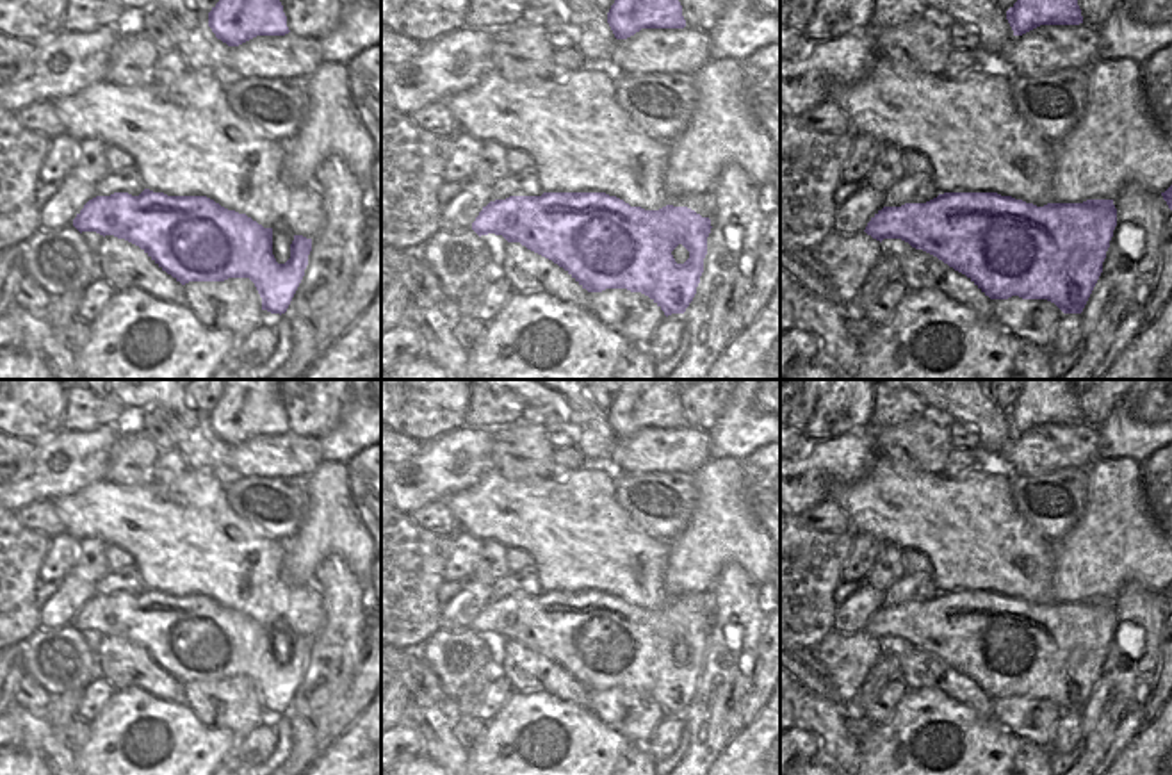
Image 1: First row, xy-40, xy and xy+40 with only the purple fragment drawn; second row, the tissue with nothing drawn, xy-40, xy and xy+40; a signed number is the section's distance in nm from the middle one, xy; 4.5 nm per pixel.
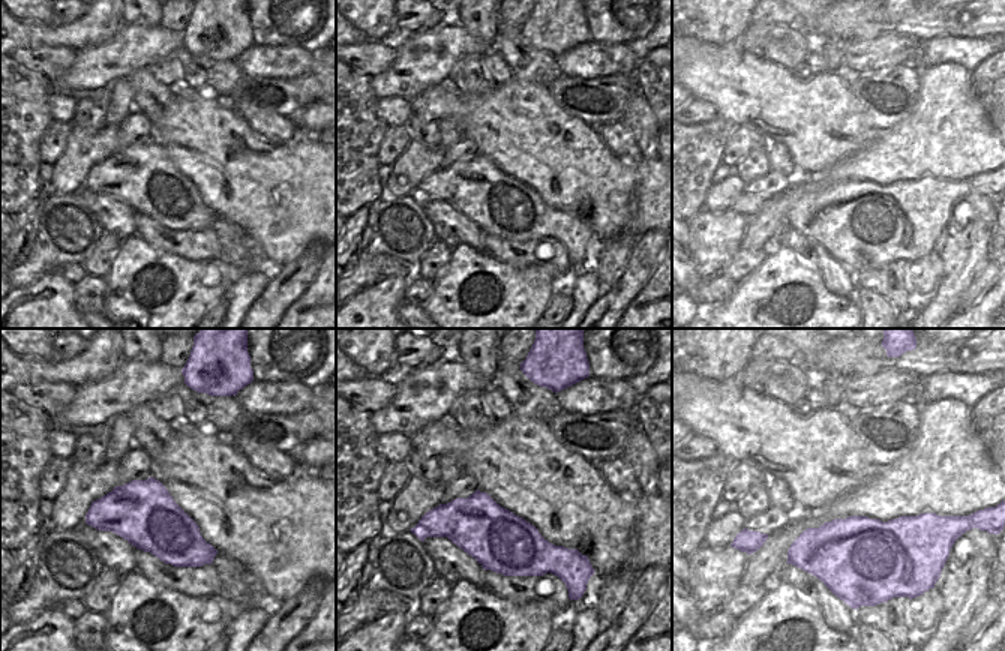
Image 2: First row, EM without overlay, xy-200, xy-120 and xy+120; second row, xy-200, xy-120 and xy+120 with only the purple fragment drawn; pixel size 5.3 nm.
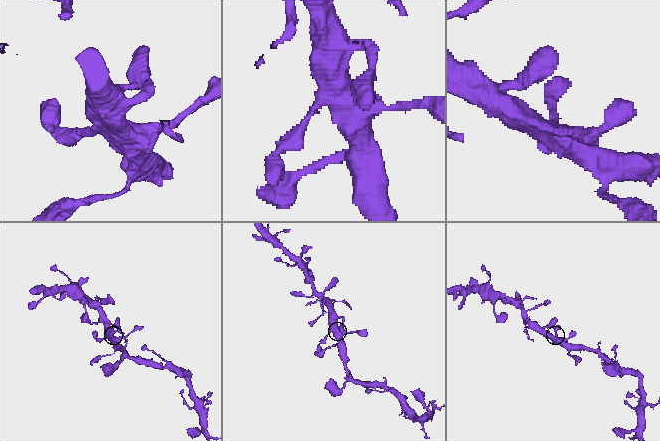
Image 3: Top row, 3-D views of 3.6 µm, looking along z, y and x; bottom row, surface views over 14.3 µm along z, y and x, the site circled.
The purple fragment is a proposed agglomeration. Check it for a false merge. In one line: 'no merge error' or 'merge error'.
no merge error

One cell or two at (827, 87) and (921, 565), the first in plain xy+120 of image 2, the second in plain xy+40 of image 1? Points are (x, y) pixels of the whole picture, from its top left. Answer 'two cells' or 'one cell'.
two cells

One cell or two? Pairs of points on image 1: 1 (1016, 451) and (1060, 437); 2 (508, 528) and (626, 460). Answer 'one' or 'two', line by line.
1: one
2: two

